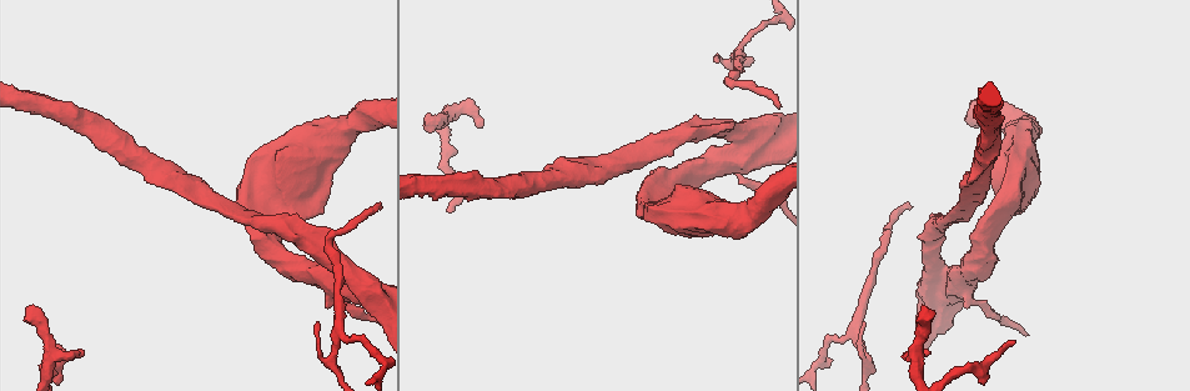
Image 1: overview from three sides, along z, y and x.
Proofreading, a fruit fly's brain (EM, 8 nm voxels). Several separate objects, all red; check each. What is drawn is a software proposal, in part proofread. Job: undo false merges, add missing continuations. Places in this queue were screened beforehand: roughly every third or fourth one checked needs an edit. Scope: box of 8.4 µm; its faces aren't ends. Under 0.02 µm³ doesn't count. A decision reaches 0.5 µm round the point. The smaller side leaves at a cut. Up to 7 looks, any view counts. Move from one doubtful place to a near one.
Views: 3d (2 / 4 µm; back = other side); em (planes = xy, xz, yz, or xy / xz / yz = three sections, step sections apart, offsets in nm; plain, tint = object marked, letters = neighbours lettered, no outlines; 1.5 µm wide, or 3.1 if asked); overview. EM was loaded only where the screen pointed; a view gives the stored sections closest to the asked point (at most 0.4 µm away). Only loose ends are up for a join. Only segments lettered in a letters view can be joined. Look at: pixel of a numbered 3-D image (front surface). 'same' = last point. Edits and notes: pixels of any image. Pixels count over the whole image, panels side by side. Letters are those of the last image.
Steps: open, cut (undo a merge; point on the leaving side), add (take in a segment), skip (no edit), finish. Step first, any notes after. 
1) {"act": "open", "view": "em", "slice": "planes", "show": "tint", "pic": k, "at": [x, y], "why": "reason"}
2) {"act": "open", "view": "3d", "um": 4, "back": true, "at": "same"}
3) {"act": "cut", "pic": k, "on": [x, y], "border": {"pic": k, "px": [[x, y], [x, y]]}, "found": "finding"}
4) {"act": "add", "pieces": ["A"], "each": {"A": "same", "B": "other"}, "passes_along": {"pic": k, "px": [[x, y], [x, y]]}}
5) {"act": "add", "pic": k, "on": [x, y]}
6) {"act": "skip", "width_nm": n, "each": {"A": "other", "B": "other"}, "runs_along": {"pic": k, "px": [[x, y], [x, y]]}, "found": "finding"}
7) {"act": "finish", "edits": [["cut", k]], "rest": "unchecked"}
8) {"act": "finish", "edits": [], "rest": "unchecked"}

{"act": "open", "view": "3d", "um": 4, "back": true, "pic": 1, "at": [27, 307]}

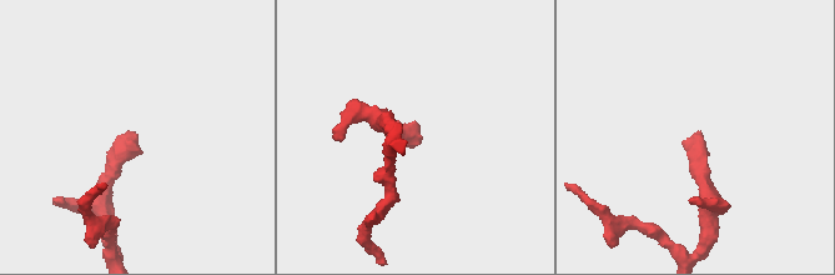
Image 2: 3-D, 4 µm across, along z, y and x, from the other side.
{"act": "open", "view": "em", "slice": "xy", "step": 8, "show": "tint", "pic": 2, "at": [414, 136]}

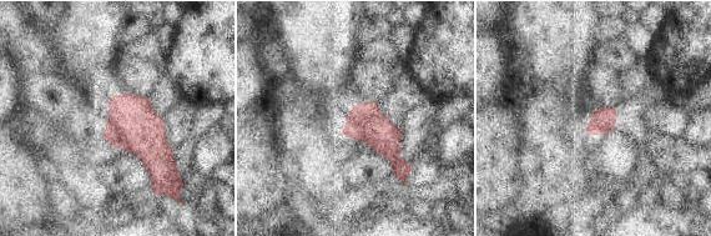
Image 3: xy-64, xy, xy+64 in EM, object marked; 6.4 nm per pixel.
{"act": "open", "view": "em", "slice": "planes", "show": "letters", "at": "same", "why": "another direction"}

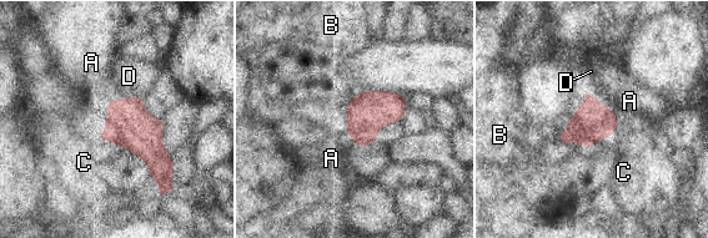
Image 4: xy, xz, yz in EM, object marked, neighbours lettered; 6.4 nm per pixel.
{"act": "skip", "width_nm": 240, "each": {"A": "other", "B": "other", "C": "other", "D": "other"}, "border": {"pic": 4, "px": [[601, 102], [619, 120]]}, "found": "none of them fits"}

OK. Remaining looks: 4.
{"act": "open", "view": "3d", "um": 4, "back": true, "pic": 1, "at": [448, 213], "why": "thin end"}

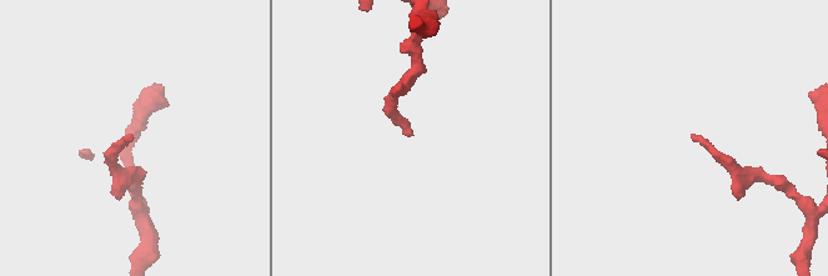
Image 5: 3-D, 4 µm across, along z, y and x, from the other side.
{"act": "open", "view": "em", "slice": "planes", "show": "plain", "pic": 5, "at": [132, 137], "why": "shape alone is not enough"}

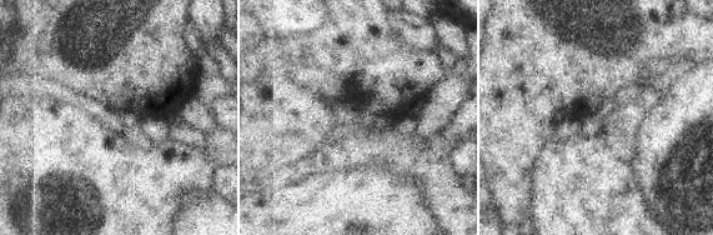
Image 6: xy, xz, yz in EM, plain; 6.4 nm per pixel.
{"act": "open", "view": "em", "slice": "planes", "show": "letters", "at": "same", "why": "see the neighbours"}

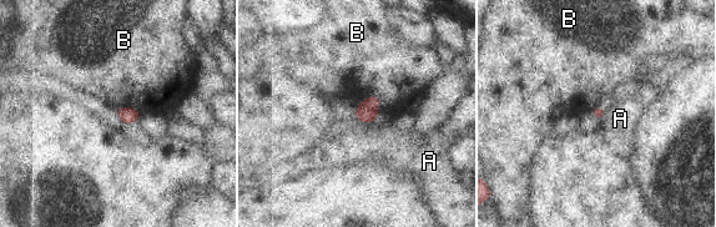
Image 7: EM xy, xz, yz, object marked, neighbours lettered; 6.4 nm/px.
{"act": "skip", "each": {"A": "other", "B": "other"}, "border": {"pic": 7, "px": [[368, 95], [379, 99], [378, 117]]}, "found": "none of them fits"}

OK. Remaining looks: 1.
{"act": "finish", "edits": [], "rest": "unchecked"}

